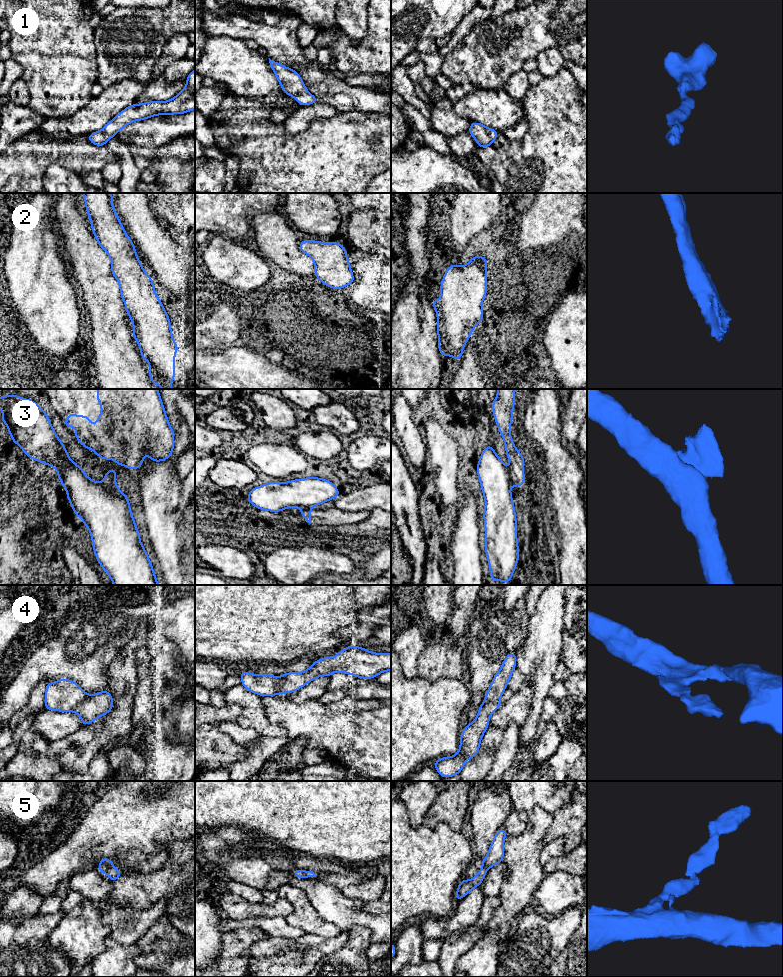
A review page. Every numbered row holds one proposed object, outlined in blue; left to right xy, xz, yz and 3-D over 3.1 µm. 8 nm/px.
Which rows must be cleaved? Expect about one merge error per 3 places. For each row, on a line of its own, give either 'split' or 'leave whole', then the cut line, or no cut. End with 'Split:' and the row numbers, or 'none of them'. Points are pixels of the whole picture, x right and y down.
1: leave whole; no cut
2: leave whole; no cut
3: split; cut in yz along (508, 470), (511, 484)
4: split; cut in xy along (89, 696), (81, 701), (73, 710)
5: leave whole; no cut
Split: 3, 4

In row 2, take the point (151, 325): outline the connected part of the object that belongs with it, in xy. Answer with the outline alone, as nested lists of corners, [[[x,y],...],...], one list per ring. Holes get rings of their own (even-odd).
[[[112,193],[83,194],[92,231],[112,262],[111,273],[119,283],[121,300],[125,302],[125,311],[133,322],[133,338],[139,345],[141,358],[149,361],[150,380],[163,389],[173,389],[168,383],[175,379],[175,354],[179,347],[172,337],[170,318],[154,290],[154,281],[145,272],[133,241],[114,210]]]

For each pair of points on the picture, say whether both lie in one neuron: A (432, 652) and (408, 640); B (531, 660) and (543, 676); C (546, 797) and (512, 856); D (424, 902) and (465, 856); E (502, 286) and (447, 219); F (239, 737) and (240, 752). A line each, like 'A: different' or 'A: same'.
A: different
B: same
C: different
D: same
E: different
F: different

